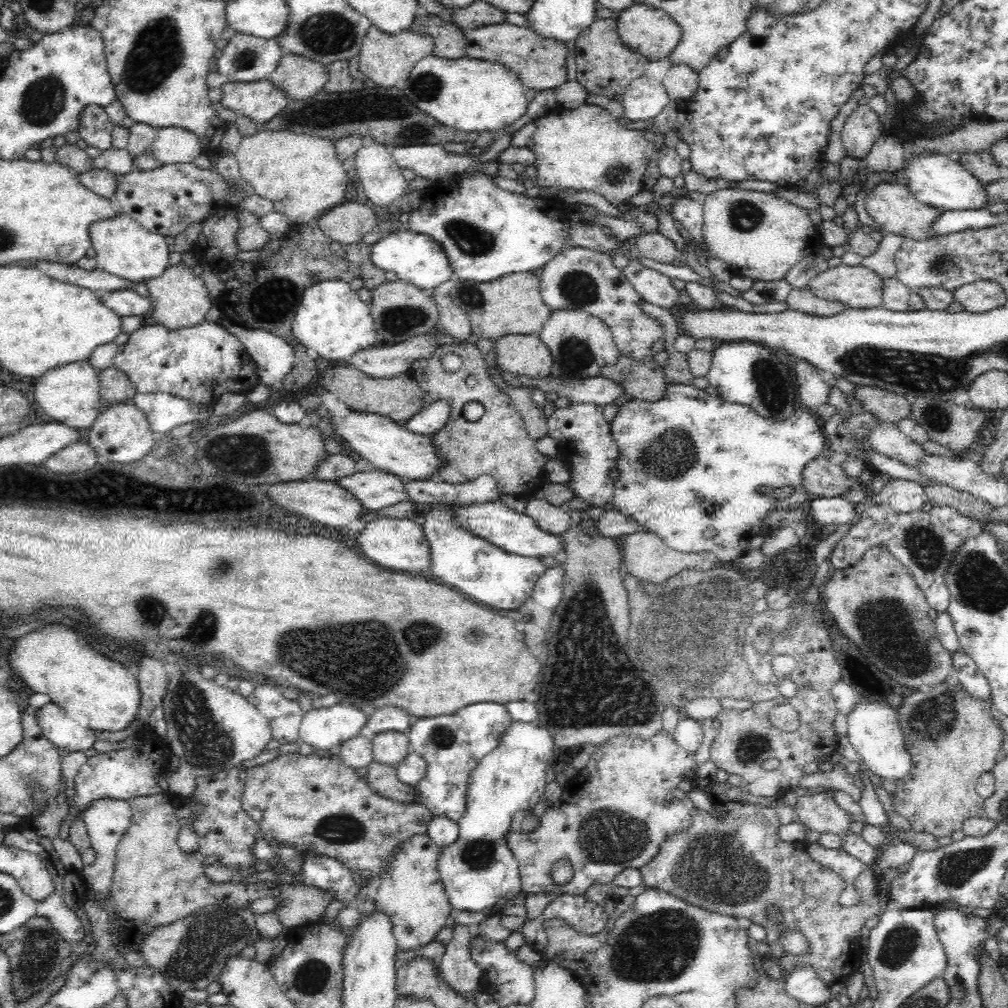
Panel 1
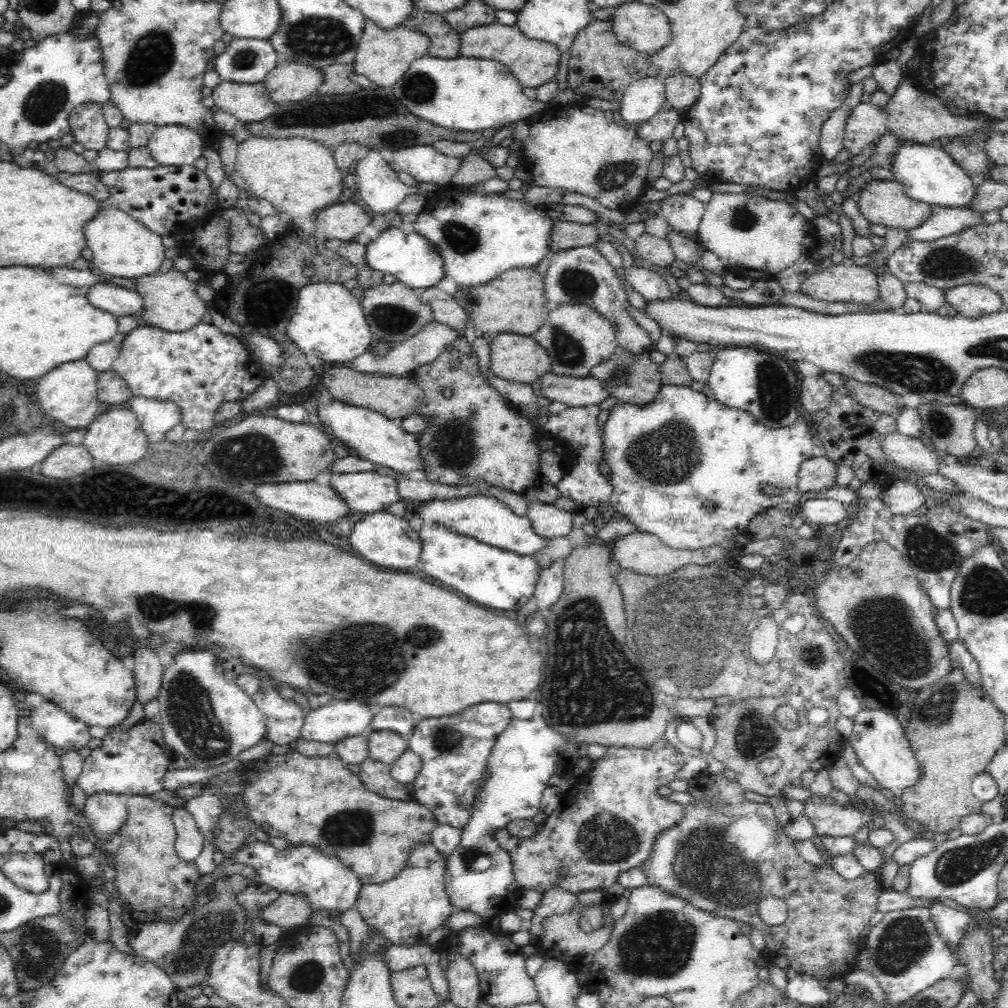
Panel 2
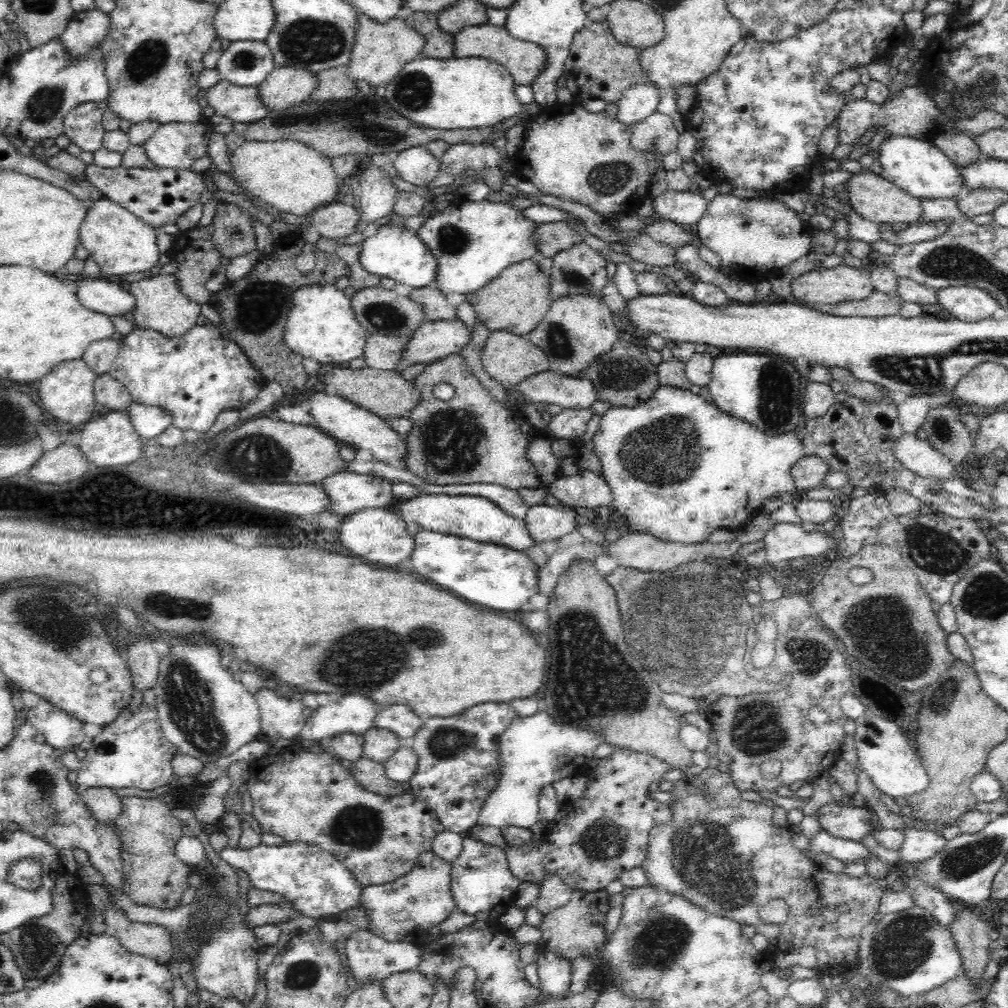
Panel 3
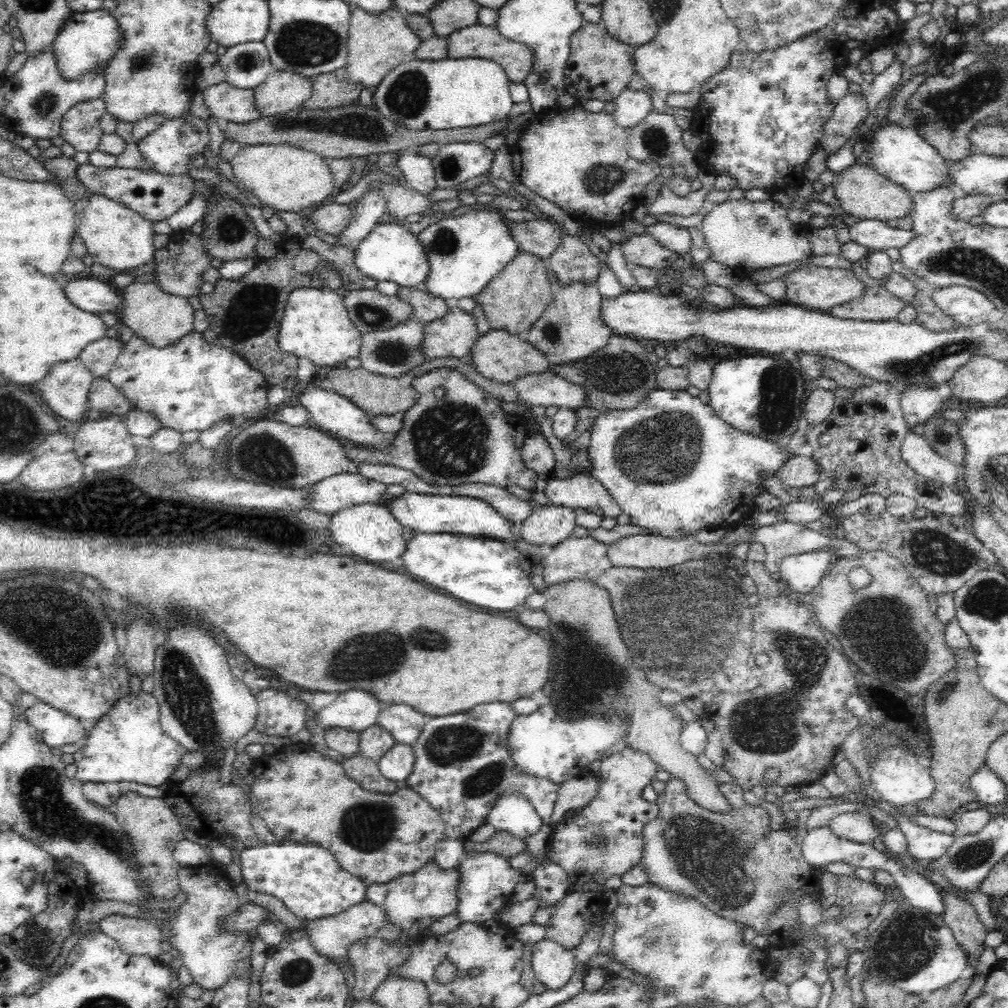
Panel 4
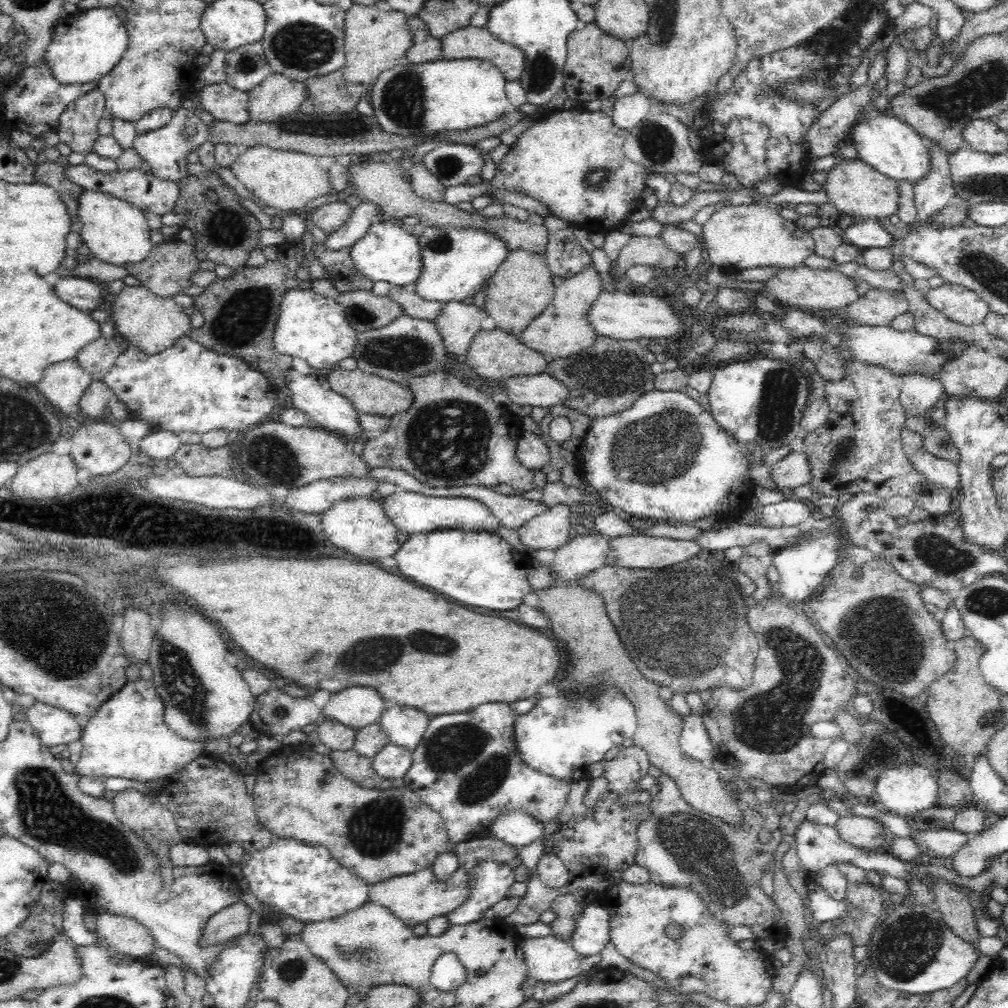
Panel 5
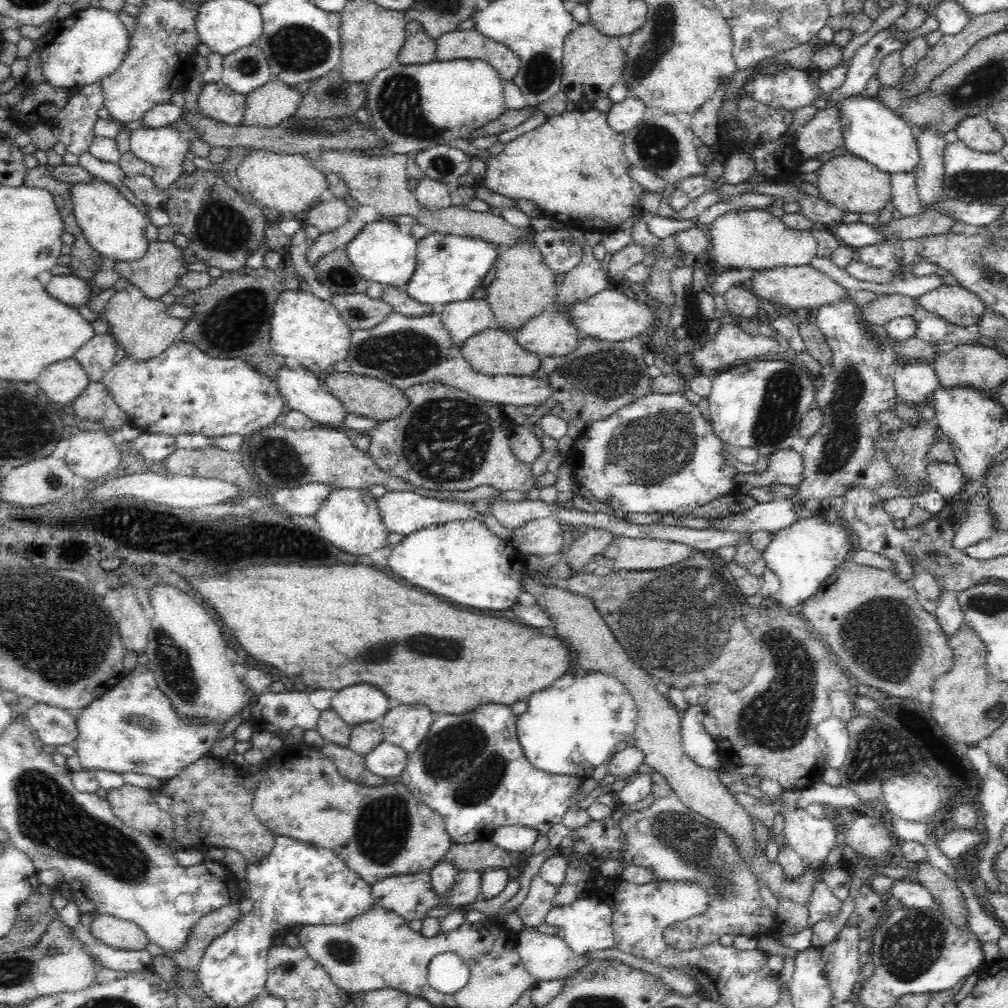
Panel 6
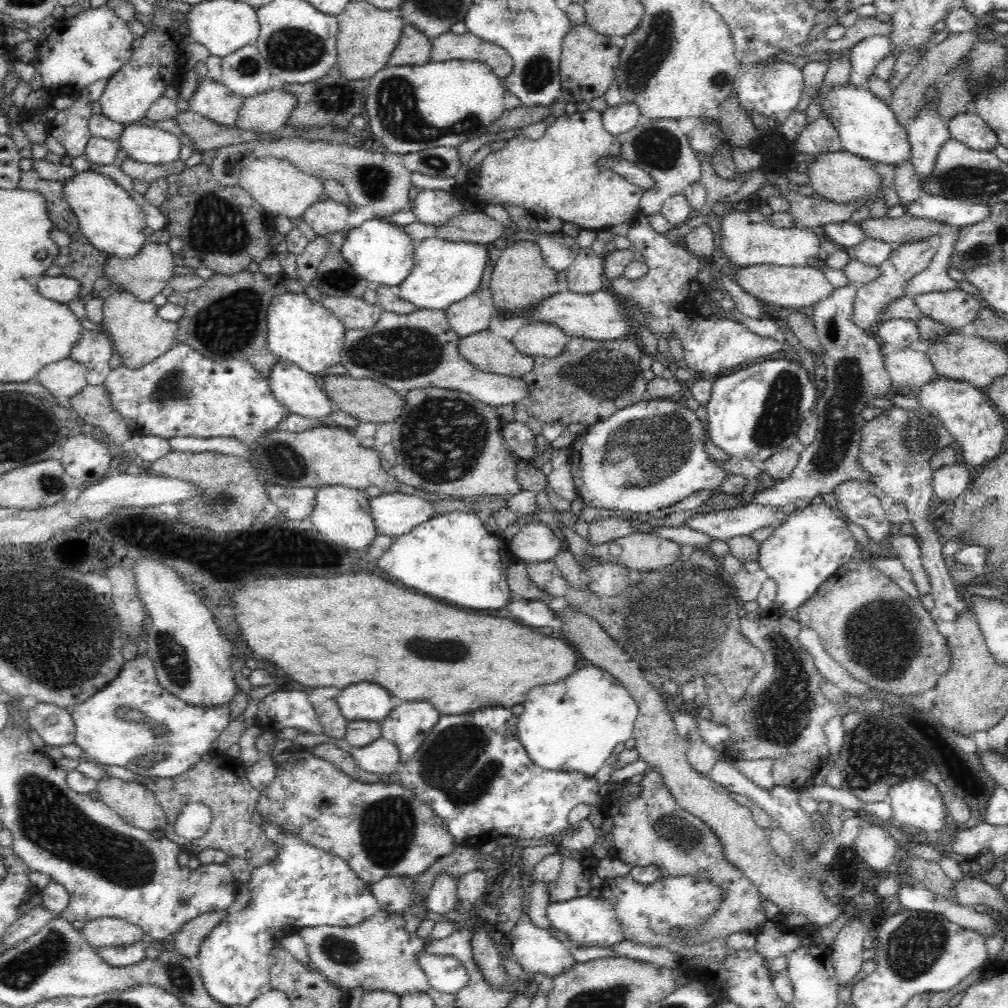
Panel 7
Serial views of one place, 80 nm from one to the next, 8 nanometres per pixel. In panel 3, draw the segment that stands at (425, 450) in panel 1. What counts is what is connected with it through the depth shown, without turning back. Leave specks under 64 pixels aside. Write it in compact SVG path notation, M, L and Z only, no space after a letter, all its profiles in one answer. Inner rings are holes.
M320 390L310 396L310 404L309 414L316 421L317 428L328 436L354 450L369 450L380 462L390 462L396 465L404 463L404 454L406 454L404 436L396 433L396 430L392 429L385 419L337 394L328 395Z

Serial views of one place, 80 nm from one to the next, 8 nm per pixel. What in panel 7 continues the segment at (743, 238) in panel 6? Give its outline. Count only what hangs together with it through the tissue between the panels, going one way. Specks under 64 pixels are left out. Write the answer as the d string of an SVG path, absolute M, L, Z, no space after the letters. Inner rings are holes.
M747 208L746 211L742 209L735 209L735 212L725 214L718 219L718 227L720 226L720 248L724 255L728 256L736 268L753 265L775 265L796 267L819 267L822 263L820 257L820 238L817 236L817 231L814 229L800 229L800 228L775 228L767 220L765 215L762 215L758 210Z

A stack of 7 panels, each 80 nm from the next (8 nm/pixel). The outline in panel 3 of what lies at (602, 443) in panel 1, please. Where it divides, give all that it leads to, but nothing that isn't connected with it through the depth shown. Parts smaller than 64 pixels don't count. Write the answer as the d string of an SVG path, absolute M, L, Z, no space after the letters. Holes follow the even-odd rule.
M588 408L562 409L549 422L550 439L572 438L572 436L580 438L586 430L586 422L590 420L590 416L592 416L592 412ZM577 470L573 475L559 476L546 488L547 493L557 498L561 505L572 509L606 507L609 516L616 511L610 487L604 478L590 470Z

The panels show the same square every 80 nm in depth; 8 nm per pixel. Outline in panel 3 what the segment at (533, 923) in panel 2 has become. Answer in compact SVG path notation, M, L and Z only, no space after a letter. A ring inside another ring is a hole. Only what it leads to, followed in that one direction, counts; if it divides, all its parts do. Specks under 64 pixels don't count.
M555 873L544 874L538 887L538 897L535 898L531 906L536 907L544 915L564 906L570 900L571 890L569 886L566 886Z

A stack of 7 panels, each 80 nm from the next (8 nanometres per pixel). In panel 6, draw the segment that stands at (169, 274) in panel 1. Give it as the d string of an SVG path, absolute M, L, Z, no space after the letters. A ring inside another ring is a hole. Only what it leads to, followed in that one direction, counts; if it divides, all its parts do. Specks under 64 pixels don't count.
M129 285L120 292L116 291L110 298L102 319L109 324L108 332L114 337L117 346L132 359L144 362L163 354L174 341L179 340L183 332L184 319L168 317L166 308L166 304L162 304L159 299L145 298L138 288Z

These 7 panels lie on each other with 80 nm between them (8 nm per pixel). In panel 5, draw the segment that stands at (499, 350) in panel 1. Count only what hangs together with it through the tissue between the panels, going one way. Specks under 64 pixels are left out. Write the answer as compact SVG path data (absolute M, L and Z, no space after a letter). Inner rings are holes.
M496 328L489 331L480 329L478 334L471 338L470 346L468 346L464 358L465 363L474 373L481 378L492 380L545 373L548 364L548 361L543 358L540 352L524 346L524 343L521 343L515 335Z

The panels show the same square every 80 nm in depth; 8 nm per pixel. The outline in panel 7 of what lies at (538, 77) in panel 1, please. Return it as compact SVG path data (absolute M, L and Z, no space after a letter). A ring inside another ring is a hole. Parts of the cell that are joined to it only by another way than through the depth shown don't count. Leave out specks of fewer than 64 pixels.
M448 31L431 39L428 61L473 60L483 62L502 80L512 70L512 57L506 49L486 42L470 33L456 35Z

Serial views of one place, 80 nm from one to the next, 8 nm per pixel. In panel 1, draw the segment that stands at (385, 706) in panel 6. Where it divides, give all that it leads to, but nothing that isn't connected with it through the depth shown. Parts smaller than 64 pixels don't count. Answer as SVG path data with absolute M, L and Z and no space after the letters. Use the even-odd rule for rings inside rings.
M343 703L330 708L312 708L301 722L299 742L324 753L362 734L368 720L369 716L362 710Z

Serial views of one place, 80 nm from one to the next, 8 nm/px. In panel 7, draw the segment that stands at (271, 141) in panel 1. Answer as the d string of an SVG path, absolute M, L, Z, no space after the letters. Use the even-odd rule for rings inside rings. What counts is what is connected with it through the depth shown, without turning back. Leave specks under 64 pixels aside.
M266 155L254 159L240 171L238 186L241 186L254 201L264 207L271 216L282 215L286 218L296 219L302 217L304 210L320 200L323 192L322 179L302 173L291 162Z

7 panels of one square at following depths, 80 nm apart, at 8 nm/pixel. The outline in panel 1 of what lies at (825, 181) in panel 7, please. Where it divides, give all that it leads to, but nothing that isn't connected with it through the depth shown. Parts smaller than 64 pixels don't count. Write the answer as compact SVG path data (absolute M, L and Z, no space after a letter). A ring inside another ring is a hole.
M879 182L868 191L865 198L865 209L874 223L879 224L882 233L894 233L905 236L906 241L924 242L930 240L927 231L938 217L941 209L918 202L908 191L906 185L896 182Z

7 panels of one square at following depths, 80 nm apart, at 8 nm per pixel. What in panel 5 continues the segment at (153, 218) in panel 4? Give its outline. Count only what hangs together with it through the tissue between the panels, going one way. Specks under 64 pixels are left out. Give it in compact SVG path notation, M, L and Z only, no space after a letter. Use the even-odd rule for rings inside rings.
M84 163L65 165L63 172L64 177L86 190L97 190L98 192L111 194L116 198L129 202L130 205L138 209L149 210L154 212L154 214L162 215L170 212L178 198L178 183L160 180L152 172L146 174L138 170L129 170L128 172L118 171L113 175L104 174L84 165Z

